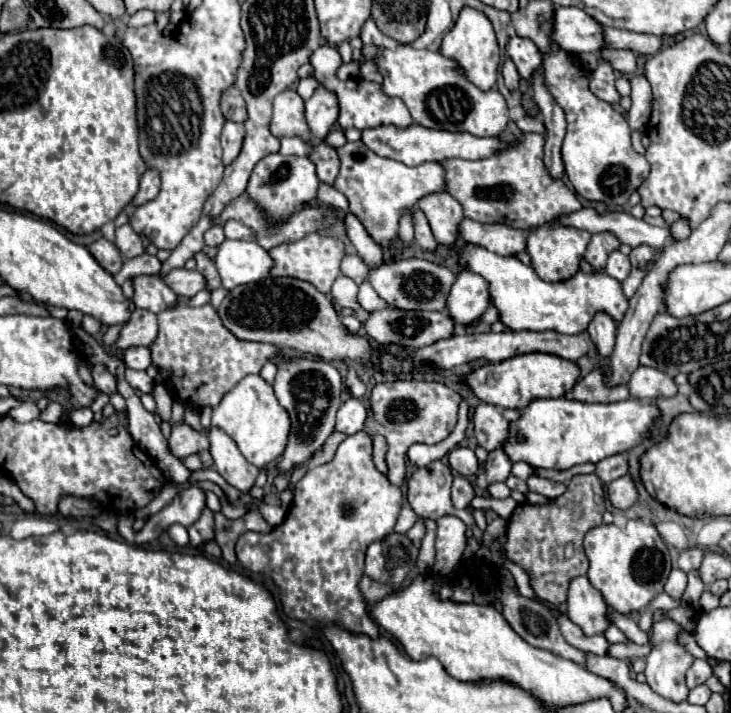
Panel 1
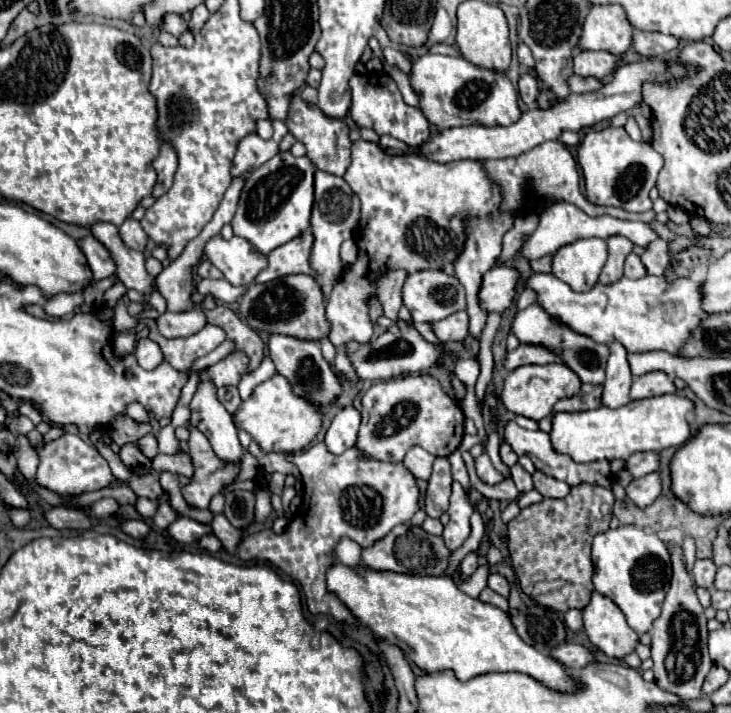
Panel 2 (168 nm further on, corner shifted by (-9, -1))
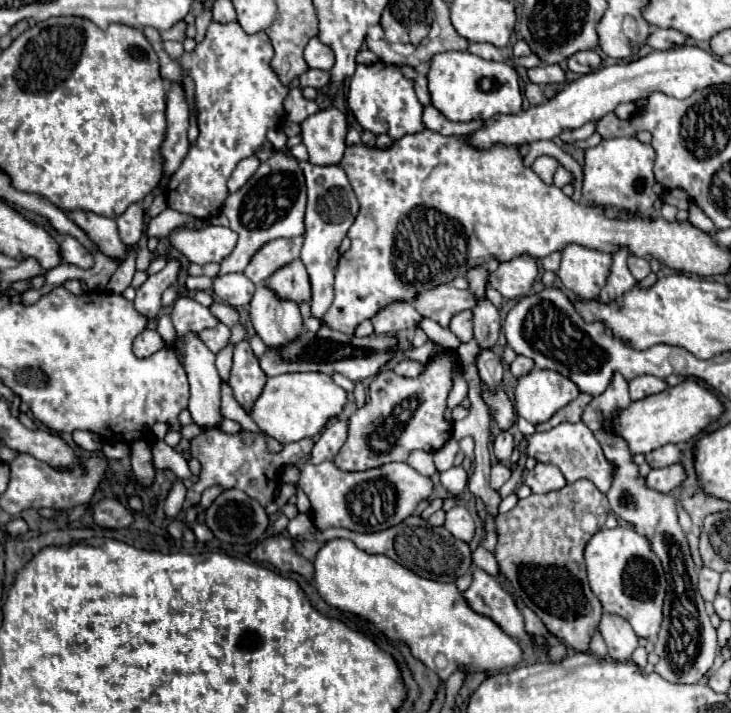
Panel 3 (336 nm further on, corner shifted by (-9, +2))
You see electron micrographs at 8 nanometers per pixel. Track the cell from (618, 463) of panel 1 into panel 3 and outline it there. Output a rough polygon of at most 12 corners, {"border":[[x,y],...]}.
{"border":[[669,443],[647,453],[651,467],[681,461],[681,449]]}

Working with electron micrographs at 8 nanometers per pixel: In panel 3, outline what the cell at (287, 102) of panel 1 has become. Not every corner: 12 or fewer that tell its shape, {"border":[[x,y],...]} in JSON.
{"border":[[323,109],[301,123],[309,163],[337,165],[345,115]]}

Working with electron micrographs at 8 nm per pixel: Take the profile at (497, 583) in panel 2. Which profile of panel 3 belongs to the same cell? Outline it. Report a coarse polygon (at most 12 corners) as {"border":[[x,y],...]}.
{"border":[[483,545],[473,551],[473,563],[493,577],[499,567]]}

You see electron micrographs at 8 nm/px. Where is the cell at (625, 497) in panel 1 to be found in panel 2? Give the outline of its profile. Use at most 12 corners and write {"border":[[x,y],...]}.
{"border":[[657,472],[635,478],[627,498],[647,508],[661,494]]}

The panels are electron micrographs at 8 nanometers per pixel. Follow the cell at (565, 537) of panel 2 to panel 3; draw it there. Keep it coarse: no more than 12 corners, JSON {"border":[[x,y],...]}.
{"border":[[591,481],[497,515],[495,559],[549,633],[589,649],[603,615],[583,549]]}

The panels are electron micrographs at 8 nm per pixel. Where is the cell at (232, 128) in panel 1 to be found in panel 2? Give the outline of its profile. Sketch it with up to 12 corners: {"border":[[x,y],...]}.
{"border":[[273,120],[271,140],[255,132],[239,140],[233,176],[253,172],[279,152],[288,133],[285,121]]}

